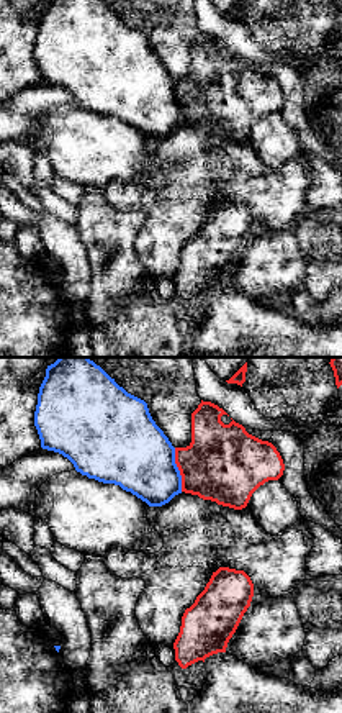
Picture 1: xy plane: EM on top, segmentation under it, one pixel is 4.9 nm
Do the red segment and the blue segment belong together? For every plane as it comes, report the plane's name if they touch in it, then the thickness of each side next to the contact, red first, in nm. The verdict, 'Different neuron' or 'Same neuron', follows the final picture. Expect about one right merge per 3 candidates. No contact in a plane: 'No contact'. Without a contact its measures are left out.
Touches red in xy. Thickness 380 nm (red) against 360 nm

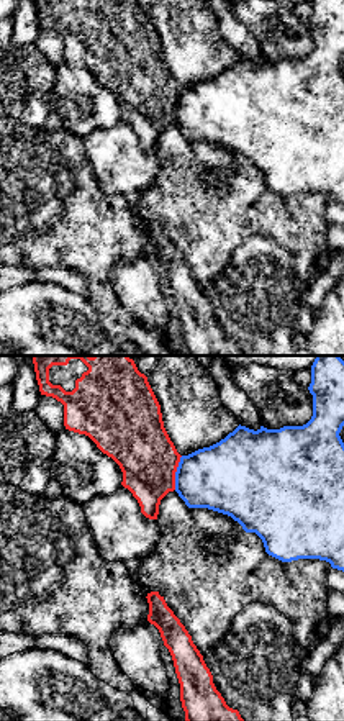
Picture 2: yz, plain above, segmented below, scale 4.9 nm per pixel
Touches red in yz. Thickness 300 nm (red) against 340 nm

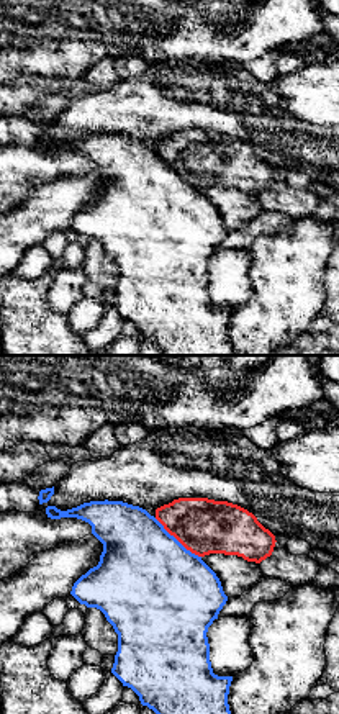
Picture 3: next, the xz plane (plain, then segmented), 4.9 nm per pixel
Touches red in xz. Thickness 280 nm (red) against 480 nm

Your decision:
Different neuron

